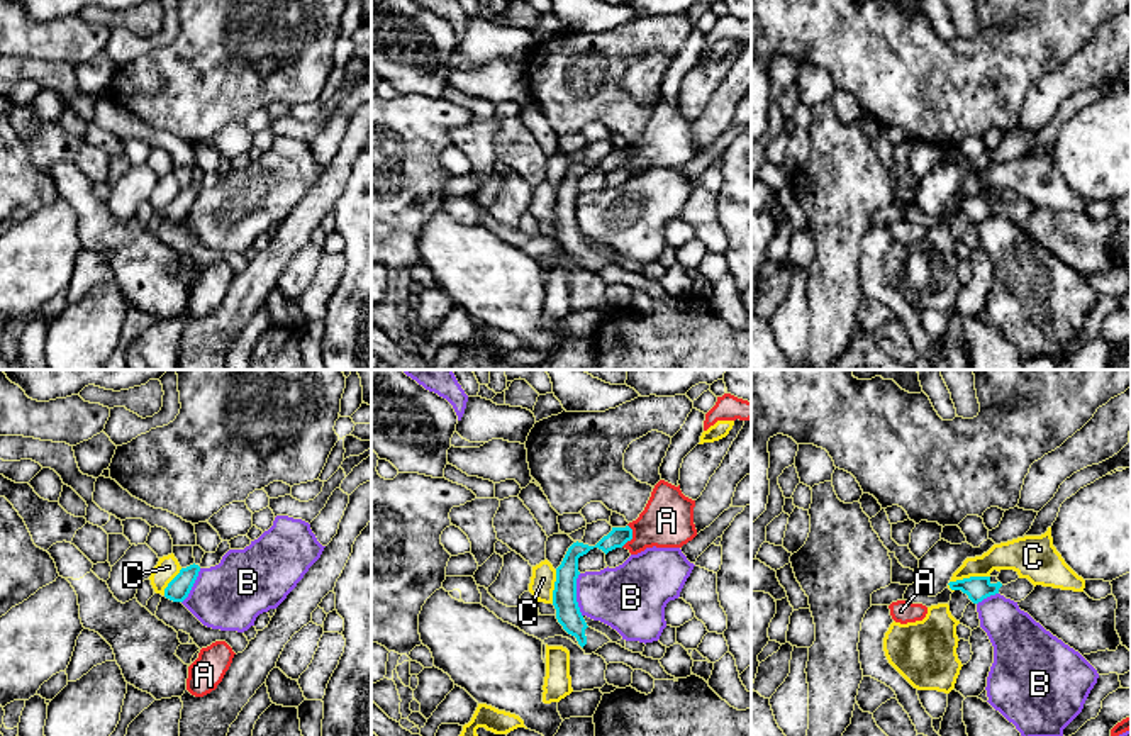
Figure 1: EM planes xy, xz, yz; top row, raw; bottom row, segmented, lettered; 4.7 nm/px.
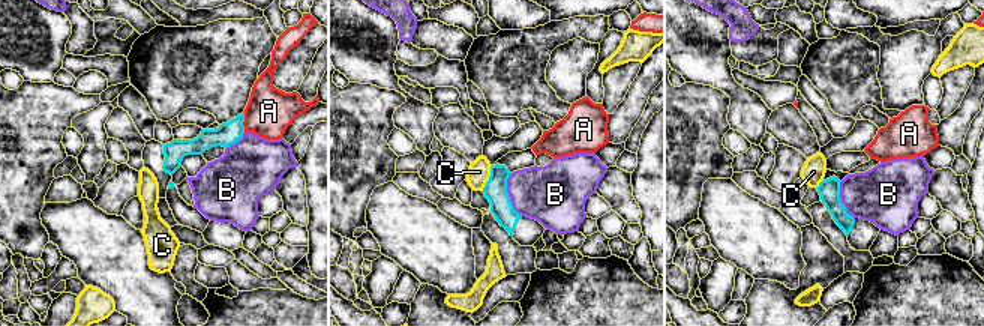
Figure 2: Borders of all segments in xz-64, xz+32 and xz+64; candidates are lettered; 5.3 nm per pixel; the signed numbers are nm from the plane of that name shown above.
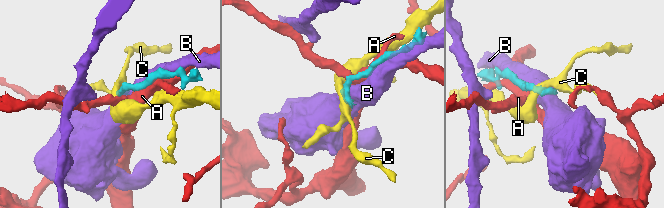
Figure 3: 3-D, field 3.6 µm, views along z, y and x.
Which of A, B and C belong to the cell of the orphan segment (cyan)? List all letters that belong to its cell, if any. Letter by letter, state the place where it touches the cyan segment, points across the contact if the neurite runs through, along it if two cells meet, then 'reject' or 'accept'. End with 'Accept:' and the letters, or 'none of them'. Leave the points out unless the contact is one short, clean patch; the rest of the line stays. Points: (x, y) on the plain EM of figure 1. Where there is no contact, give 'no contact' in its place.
A: xz (631, 156) | reject
B: xz (575, 216) | reject
C: yz (967, 199) | along yz (989, 195), (957, 199), (948, 207) | reject
Accept: none of them

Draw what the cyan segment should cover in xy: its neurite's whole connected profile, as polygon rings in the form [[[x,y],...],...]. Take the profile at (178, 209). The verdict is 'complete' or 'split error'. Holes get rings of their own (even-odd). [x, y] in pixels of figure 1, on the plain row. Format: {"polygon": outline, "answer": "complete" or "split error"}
{"polygon": [[[195,183],[187,188],[181,188],[180,193],[164,209],[164,217],[173,222],[183,222],[188,217],[198,197],[198,192],[200,187]]], "answer": "complete"}

